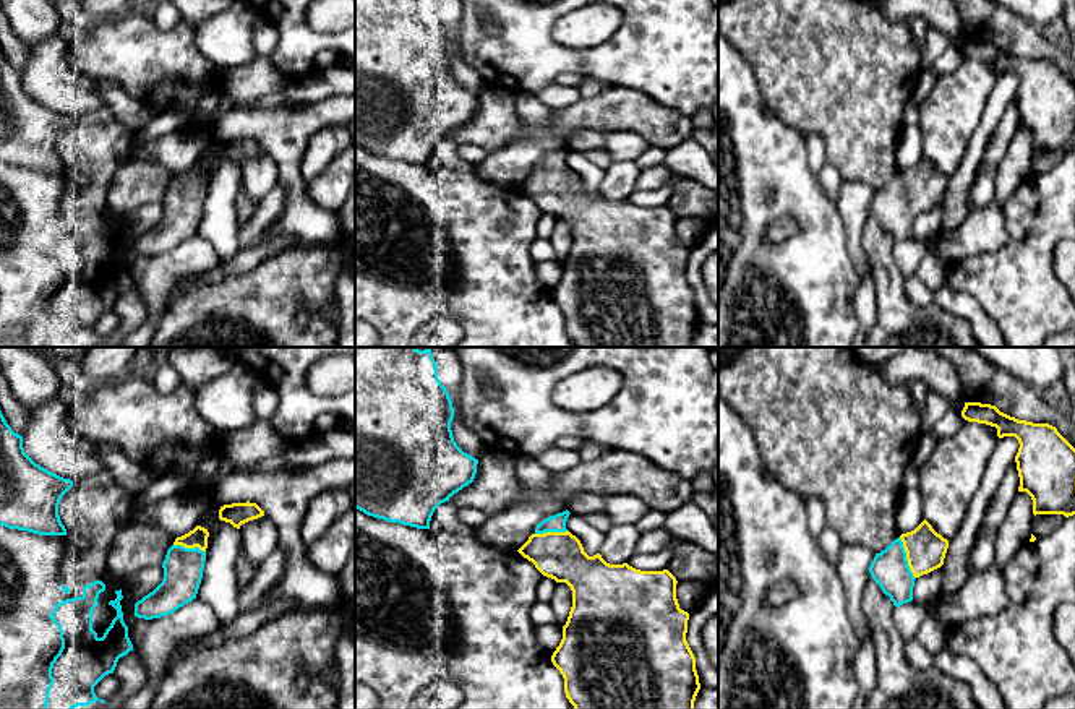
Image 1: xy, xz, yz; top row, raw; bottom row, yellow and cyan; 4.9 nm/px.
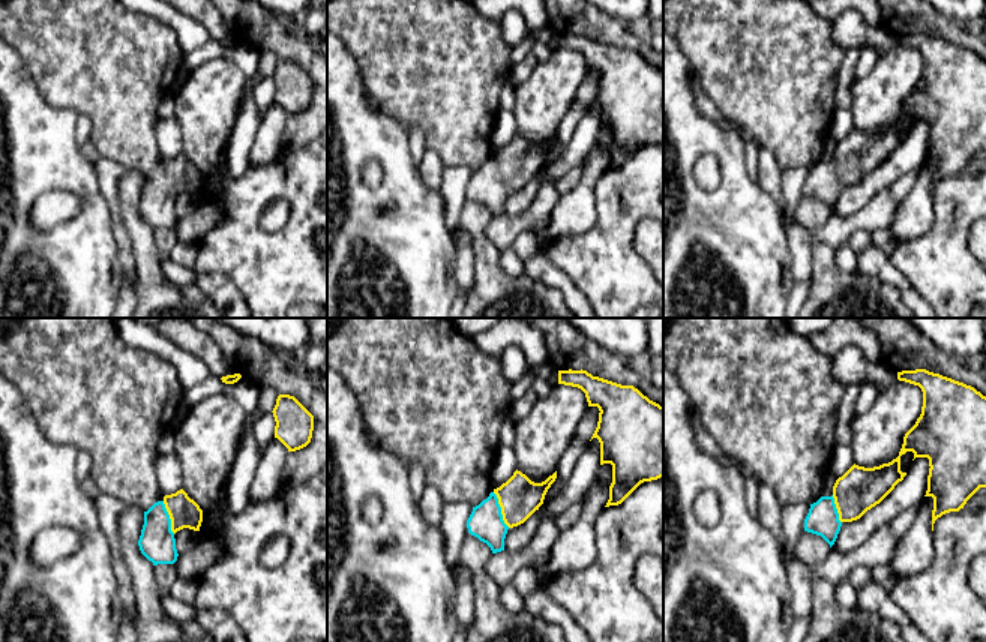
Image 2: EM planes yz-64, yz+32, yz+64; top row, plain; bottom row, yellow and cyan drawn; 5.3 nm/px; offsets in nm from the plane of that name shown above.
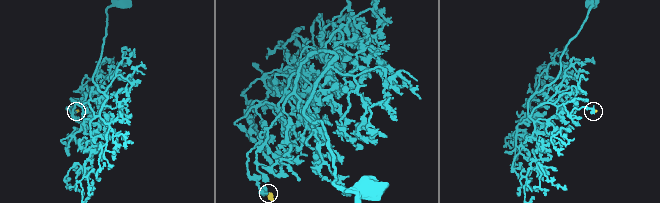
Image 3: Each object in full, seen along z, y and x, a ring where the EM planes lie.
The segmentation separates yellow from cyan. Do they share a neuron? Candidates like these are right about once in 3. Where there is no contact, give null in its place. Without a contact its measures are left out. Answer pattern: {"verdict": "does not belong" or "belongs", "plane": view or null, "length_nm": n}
{"verdict": "belongs", "plane": "yz", "length_nm": 220}

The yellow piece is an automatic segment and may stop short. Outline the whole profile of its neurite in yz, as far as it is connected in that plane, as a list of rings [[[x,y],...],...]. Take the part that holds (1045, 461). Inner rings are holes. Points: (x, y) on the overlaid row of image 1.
[[[965,402],[962,417],[968,422],[986,423],[997,428],[997,436],[1015,436],[1020,443],[1015,456],[1017,471],[1020,477],[1018,492],[1026,492],[1033,500],[1033,514],[1064,514],[1065,518],[1075,514],[1075,448],[1049,423],[1033,423],[1018,420],[1000,412],[996,406],[981,402]]]

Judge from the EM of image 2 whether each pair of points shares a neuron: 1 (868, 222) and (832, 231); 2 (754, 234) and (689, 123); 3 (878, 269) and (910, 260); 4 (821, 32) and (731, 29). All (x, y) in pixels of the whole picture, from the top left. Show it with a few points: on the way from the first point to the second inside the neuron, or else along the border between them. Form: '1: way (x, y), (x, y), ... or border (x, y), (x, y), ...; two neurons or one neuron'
1: way (859, 222), (841, 228); one neuron
2: way (737, 206), (734, 167), (718, 147); one neuron
3: border (887, 255), (890, 263), (916, 291); two neurons
4: way (799, 32), (754, 32); one neuron

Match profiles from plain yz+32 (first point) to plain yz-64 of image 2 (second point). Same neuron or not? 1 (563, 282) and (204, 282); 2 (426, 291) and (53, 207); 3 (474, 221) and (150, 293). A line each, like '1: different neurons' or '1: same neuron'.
1: same neuron
2: different neurons
3: same neuron

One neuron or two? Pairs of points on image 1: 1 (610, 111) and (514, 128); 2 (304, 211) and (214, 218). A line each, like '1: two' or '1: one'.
1: two
2: two

